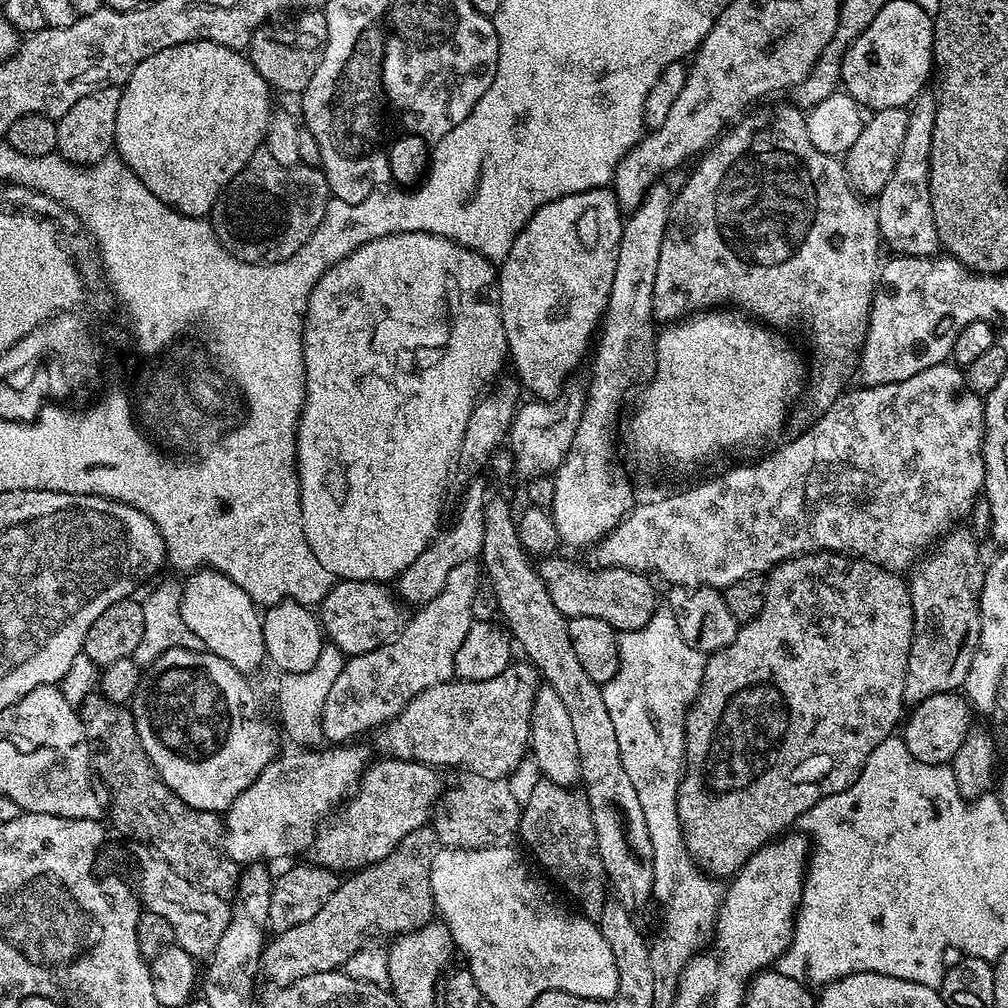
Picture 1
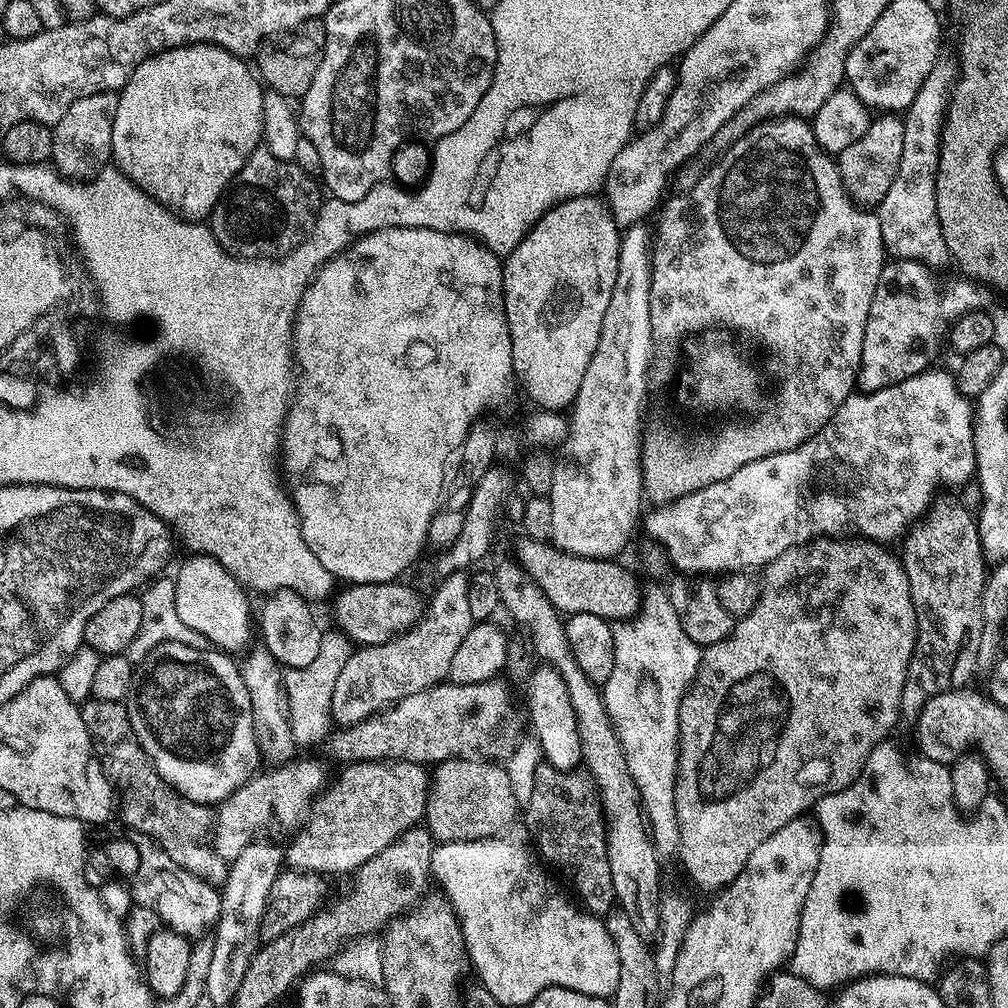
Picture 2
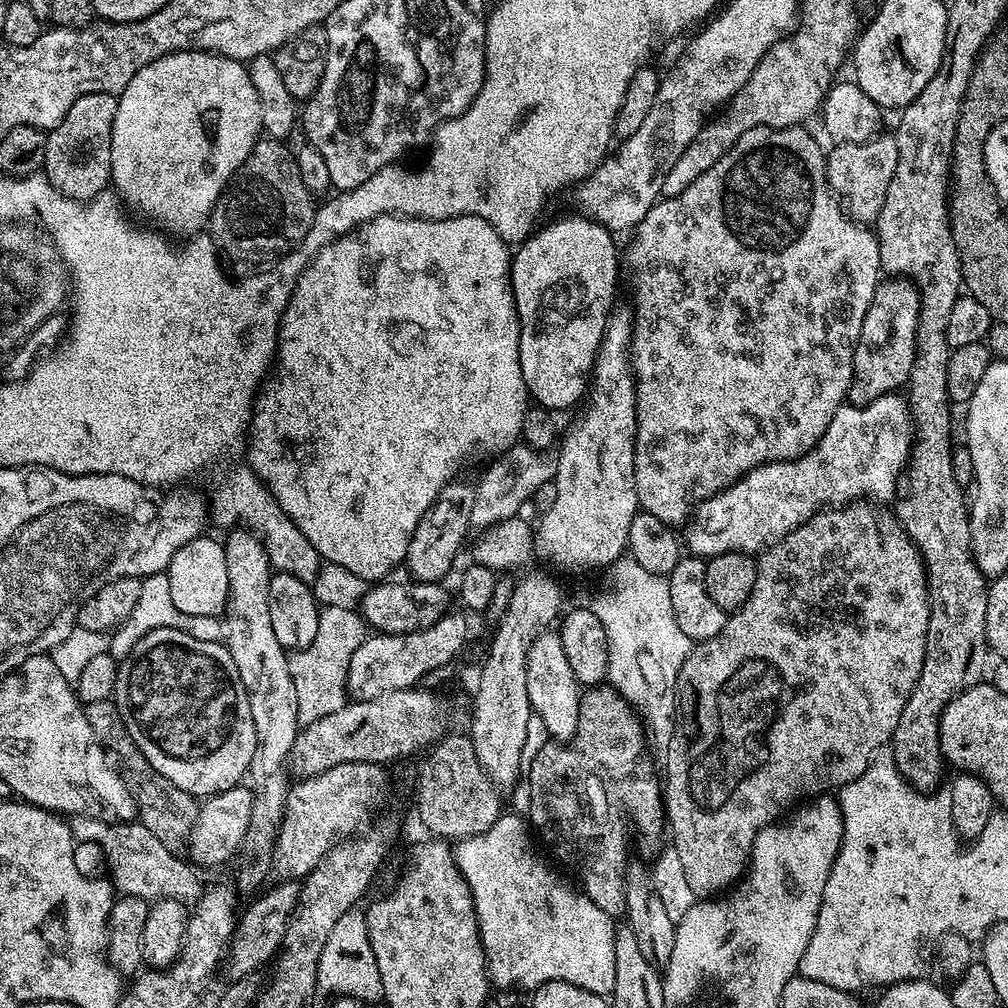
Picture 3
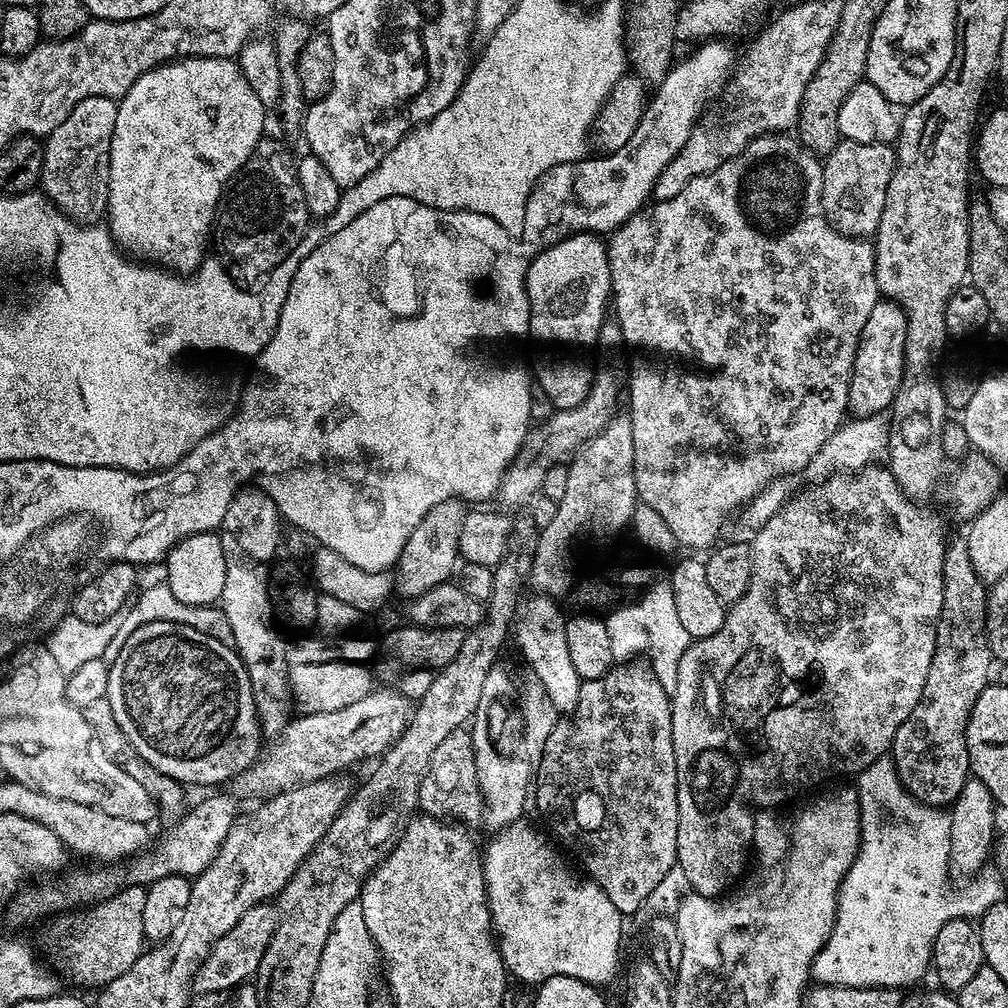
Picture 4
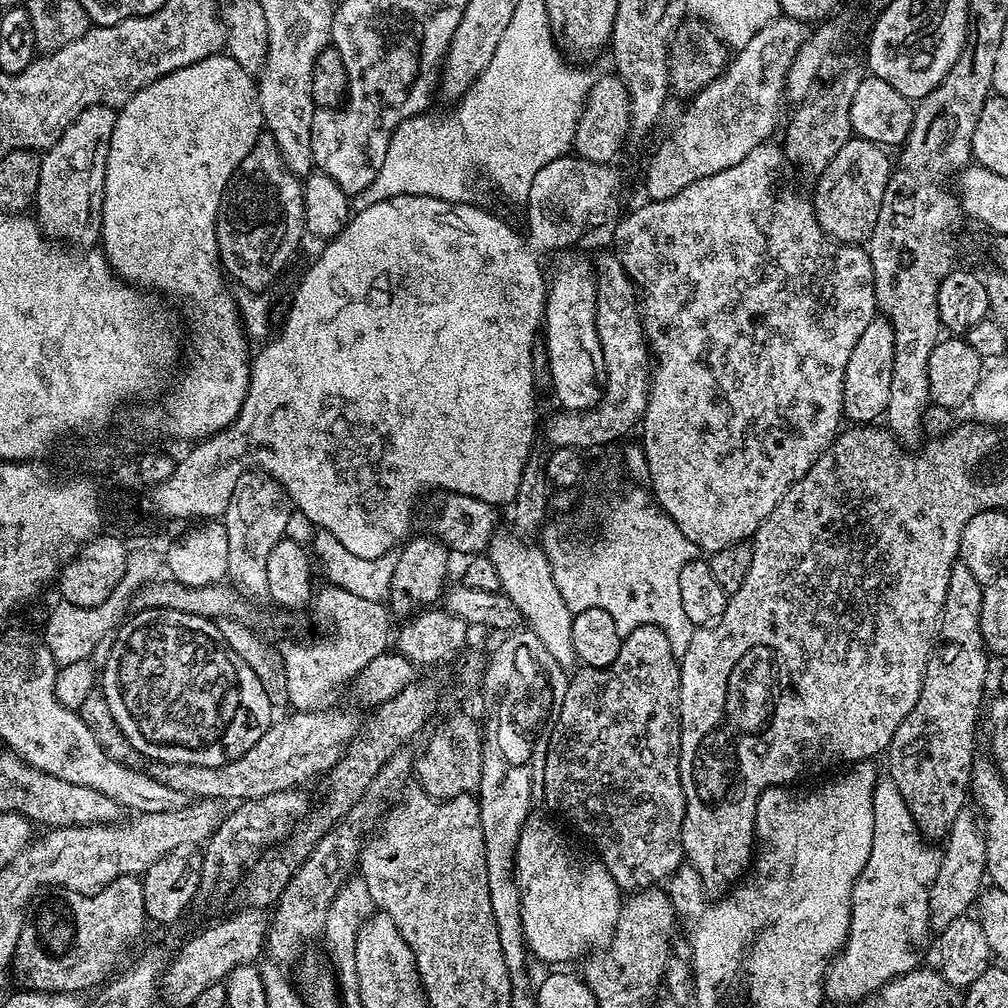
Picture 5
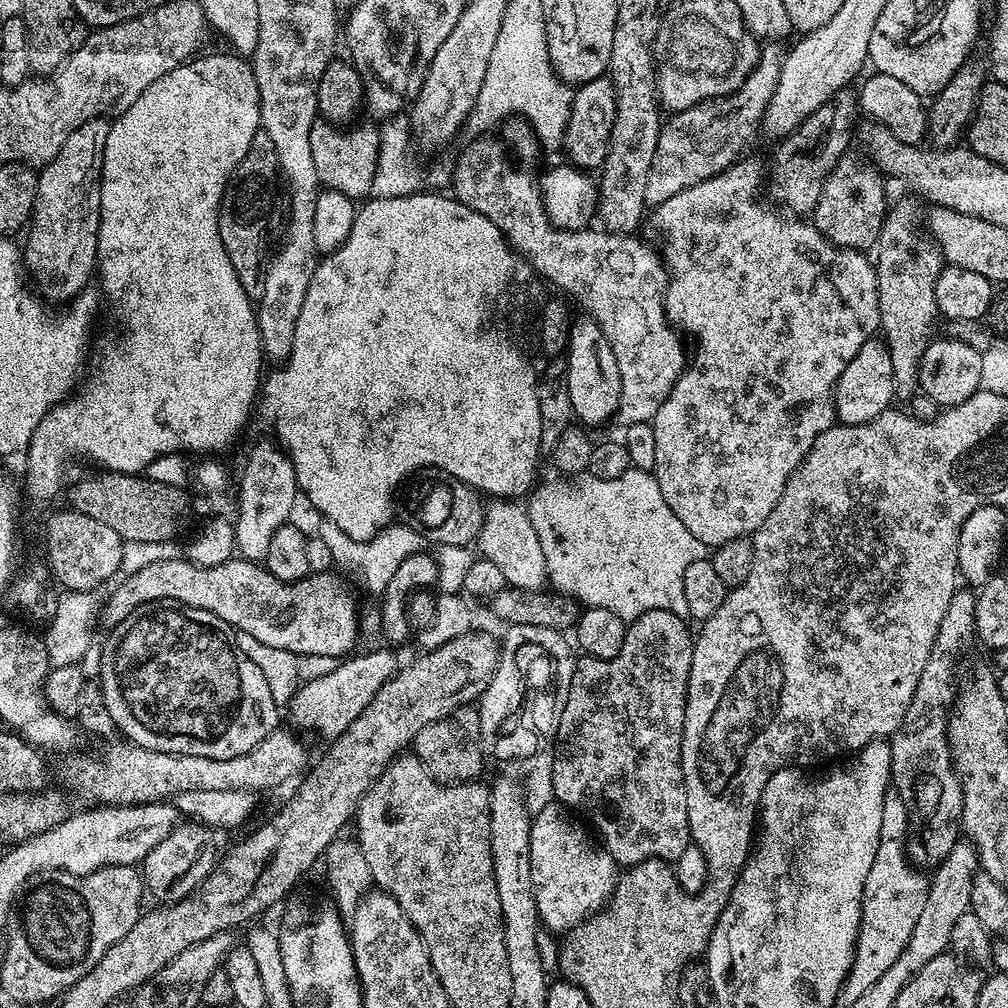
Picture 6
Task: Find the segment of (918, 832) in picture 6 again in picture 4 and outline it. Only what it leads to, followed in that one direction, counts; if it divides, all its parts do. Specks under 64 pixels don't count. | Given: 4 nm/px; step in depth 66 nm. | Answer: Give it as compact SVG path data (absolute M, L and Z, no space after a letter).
M967 539L947 541L942 562L942 582L942 610L936 620L936 645L930 662L930 674L926 674L926 686L918 706L914 706L910 718L906 718L906 722L898 726L898 734L894 734L890 755L902 786L914 799L932 808L947 809L970 779L964 731L978 694L982 694L982 690L990 683L988 671L992 664L994 668L994 657L988 648L988 635L984 629L988 588L980 581L978 574L974 574L974 562L970 562Z

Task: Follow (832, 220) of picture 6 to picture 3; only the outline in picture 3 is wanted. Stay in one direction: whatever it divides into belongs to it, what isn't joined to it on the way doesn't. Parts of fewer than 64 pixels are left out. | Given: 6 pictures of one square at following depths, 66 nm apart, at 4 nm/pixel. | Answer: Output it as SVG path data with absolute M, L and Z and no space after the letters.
M877 134L871 140L863 140L861 144L837 143L833 152L829 151L826 156L828 165L828 185L841 208L847 215L857 222L875 222L882 210L882 202L886 202L886 190L890 190L890 178L894 178L894 170L898 166L898 142L895 135Z

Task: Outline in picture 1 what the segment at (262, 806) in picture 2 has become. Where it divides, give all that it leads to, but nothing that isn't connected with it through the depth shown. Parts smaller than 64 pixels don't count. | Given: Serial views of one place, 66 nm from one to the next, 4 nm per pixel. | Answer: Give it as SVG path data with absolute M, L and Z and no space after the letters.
M352 746L292 750L294 752L281 760L280 757L273 759L228 807L222 820L224 855L238 866L246 866L251 862L280 860L303 848L305 851L315 839L320 815L347 790L348 783L350 788L365 767L366 760L348 747Z

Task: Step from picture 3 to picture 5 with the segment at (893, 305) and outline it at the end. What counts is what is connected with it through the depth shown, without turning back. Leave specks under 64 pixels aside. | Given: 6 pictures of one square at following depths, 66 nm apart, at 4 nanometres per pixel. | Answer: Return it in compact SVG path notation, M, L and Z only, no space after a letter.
M877 318L866 326L862 338L850 350L850 362L846 362L844 371L844 389L842 402L844 416L857 425L864 426L885 415L890 398L890 374L894 374L894 326L883 318Z

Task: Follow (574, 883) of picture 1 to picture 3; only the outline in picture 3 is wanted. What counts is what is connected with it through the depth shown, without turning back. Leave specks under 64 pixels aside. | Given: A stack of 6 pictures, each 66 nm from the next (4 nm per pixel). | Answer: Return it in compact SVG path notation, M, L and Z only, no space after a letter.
M595 685L581 693L578 726L571 741L550 740L526 768L530 792L530 810L526 816L535 835L552 847L553 854L566 867L572 868L584 895L613 918L621 917L627 906L624 874L629 859L628 830L617 822L631 820L643 840L650 844L656 843L666 830L663 785L648 756L646 742L646 729L629 702L609 685Z

